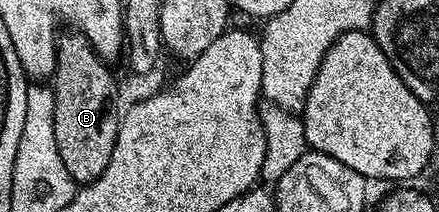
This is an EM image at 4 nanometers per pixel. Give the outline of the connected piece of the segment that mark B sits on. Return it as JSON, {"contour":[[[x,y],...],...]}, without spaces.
{"contour":[[[80,33],[62,34],[57,40],[57,68],[51,76],[55,97],[55,145],[59,145],[59,157],[67,165],[74,183],[84,185],[95,181],[107,169],[111,153],[115,149],[121,115],[117,111],[117,83],[109,72],[110,64],[98,55],[97,50]]]}

